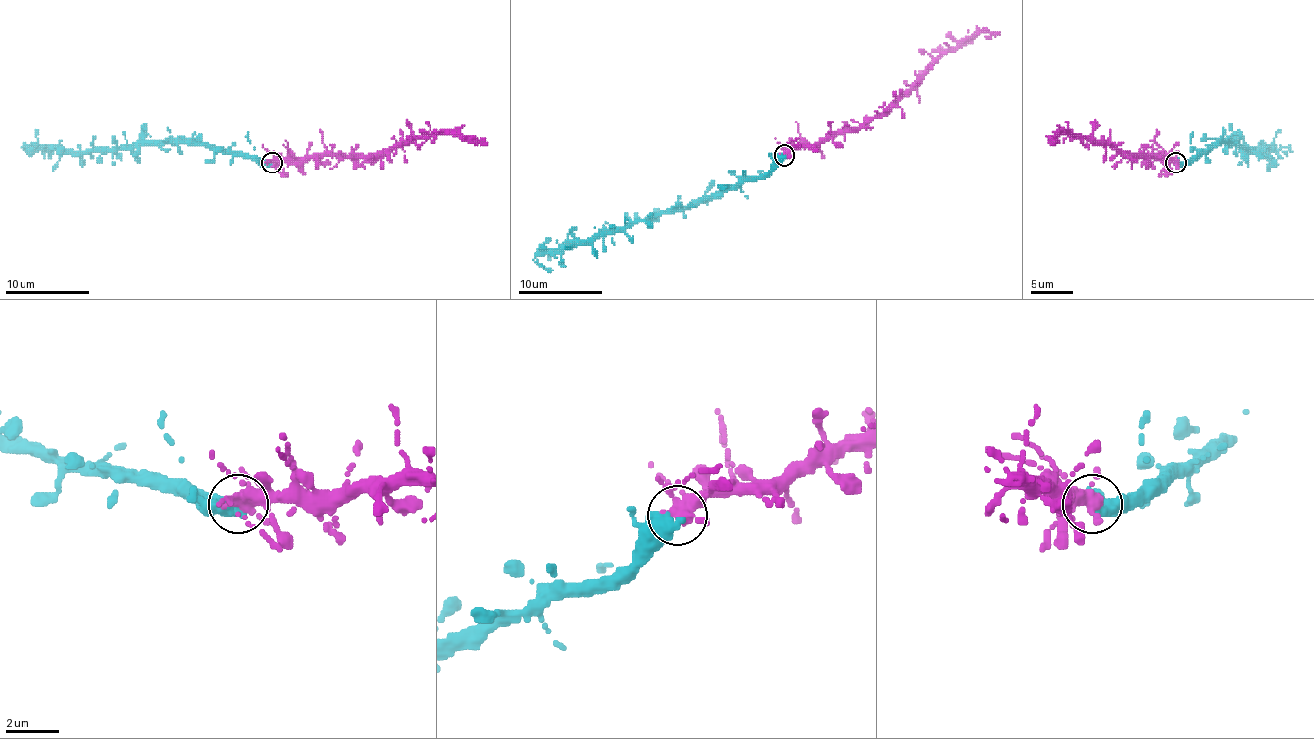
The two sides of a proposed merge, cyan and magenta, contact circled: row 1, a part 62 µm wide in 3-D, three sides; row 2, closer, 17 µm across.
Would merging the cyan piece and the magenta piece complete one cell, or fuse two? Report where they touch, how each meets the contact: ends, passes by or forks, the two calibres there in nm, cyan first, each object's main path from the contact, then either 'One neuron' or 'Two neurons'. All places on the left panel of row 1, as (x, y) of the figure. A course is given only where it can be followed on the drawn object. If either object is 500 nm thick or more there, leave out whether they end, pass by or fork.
Place: (272, 163). At the ring cyan ends. At the ring magenta forks. Thickness 480 nm (cyan) against 360 nm. Course of cyan: (271, 164), (260, 164), (245, 153), (197, 143), (141, 143), (88, 151), (23, 149), (40, 145). Course of magenta: (271, 162), (383, 156), (398, 145), (436, 134), (460, 134), (487, 145). One neuron

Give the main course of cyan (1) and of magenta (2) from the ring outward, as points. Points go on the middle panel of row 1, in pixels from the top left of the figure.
1: (783, 156), (758, 176), (743, 176), (685, 206), (601, 229), (588, 240), (543, 249), (535, 257), (552, 270)
2: (783, 156), (798, 147), (817, 147), (840, 132), (857, 132), (895, 102), (948, 52), (981, 32), (999, 32)

